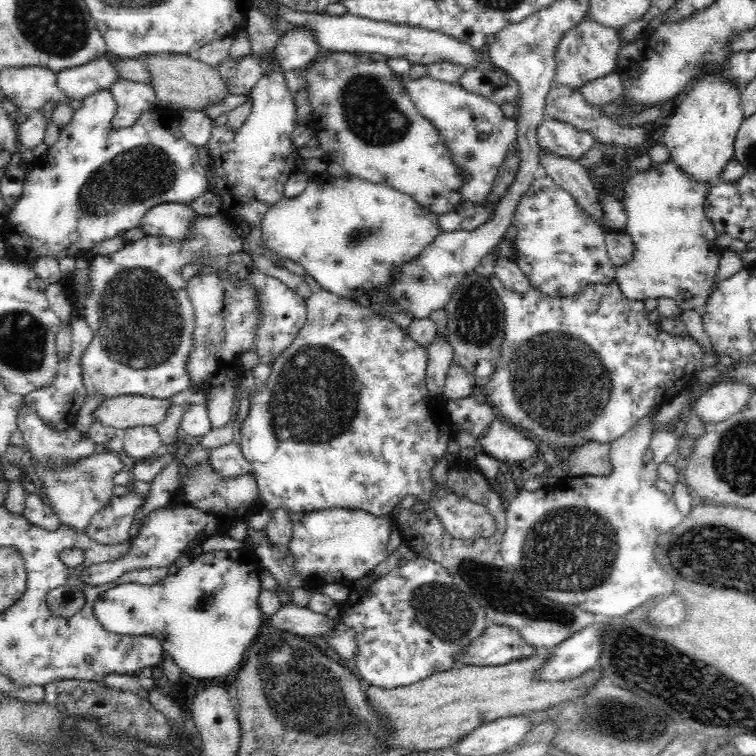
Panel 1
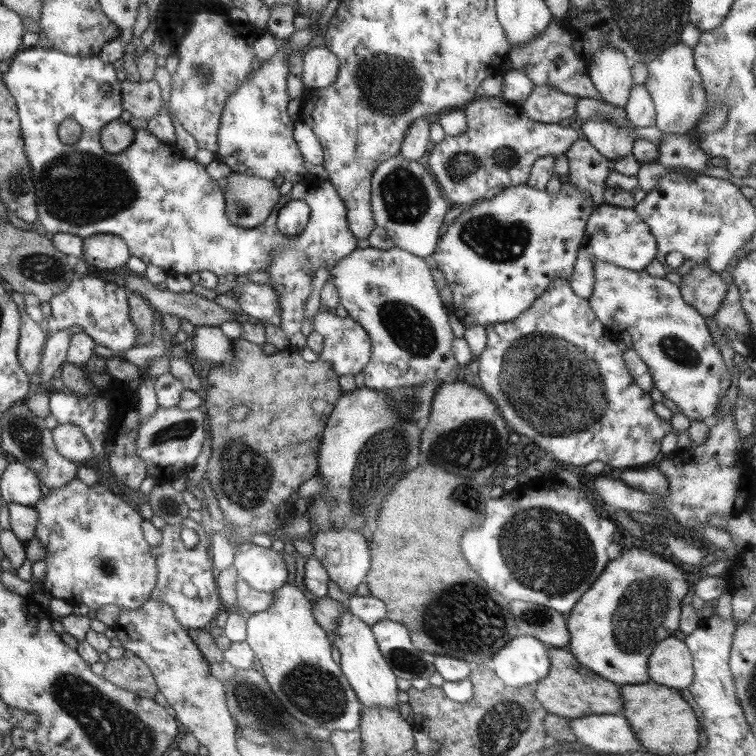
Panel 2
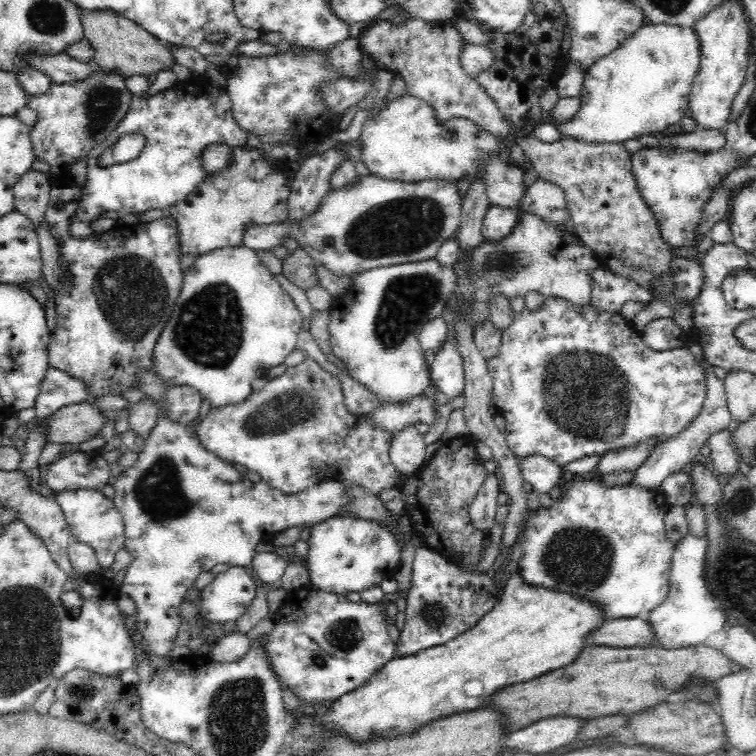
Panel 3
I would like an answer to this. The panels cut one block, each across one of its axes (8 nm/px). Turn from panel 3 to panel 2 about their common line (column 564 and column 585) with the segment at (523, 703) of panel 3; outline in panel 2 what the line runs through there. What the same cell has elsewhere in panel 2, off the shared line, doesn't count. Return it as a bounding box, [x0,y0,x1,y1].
[534,647,624,718]

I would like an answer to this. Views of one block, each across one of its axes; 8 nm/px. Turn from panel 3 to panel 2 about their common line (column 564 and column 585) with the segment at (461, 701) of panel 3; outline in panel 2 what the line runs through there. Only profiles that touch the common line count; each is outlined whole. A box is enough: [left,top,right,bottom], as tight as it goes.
[566,550,688,685]

